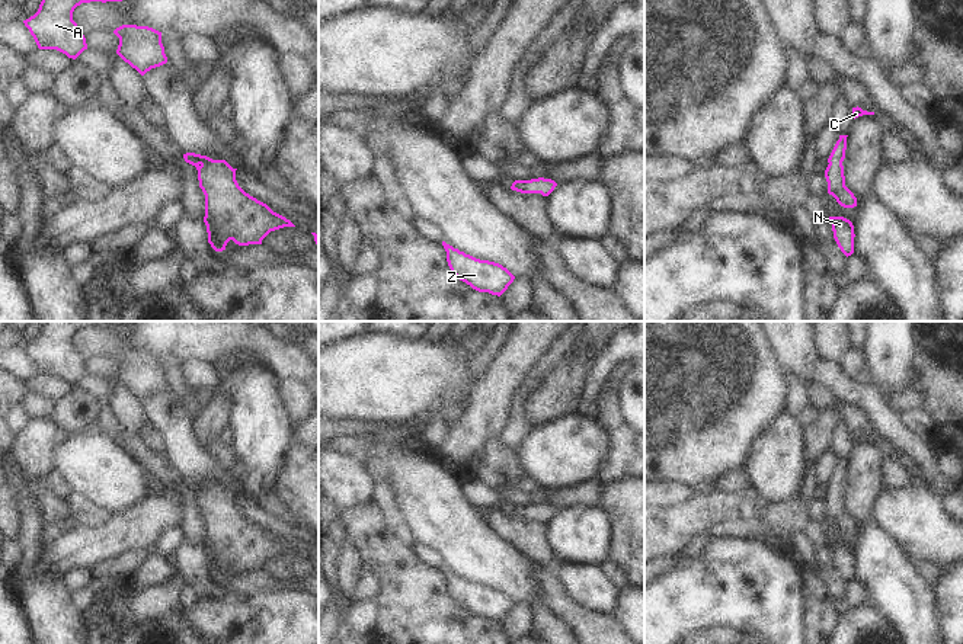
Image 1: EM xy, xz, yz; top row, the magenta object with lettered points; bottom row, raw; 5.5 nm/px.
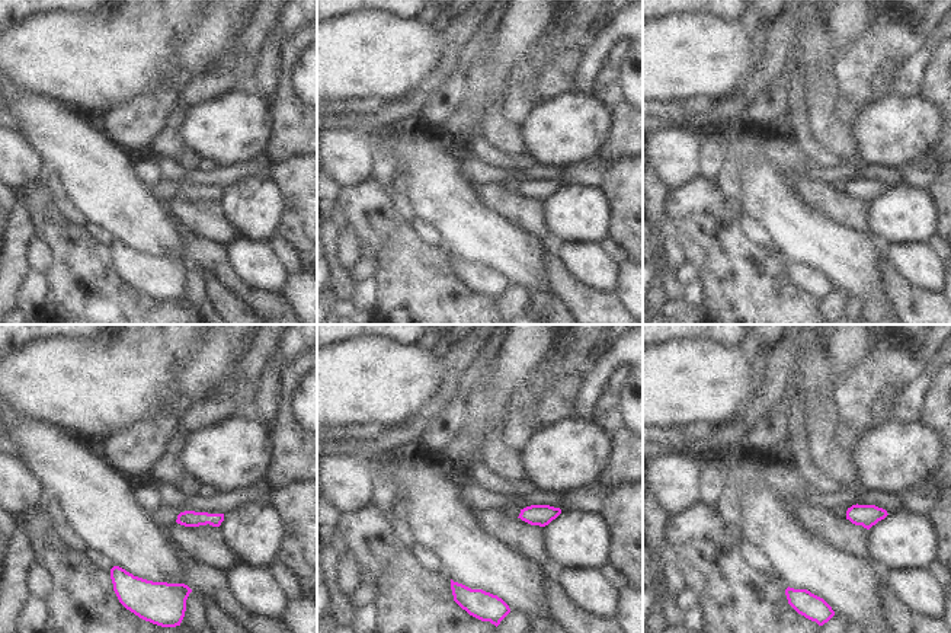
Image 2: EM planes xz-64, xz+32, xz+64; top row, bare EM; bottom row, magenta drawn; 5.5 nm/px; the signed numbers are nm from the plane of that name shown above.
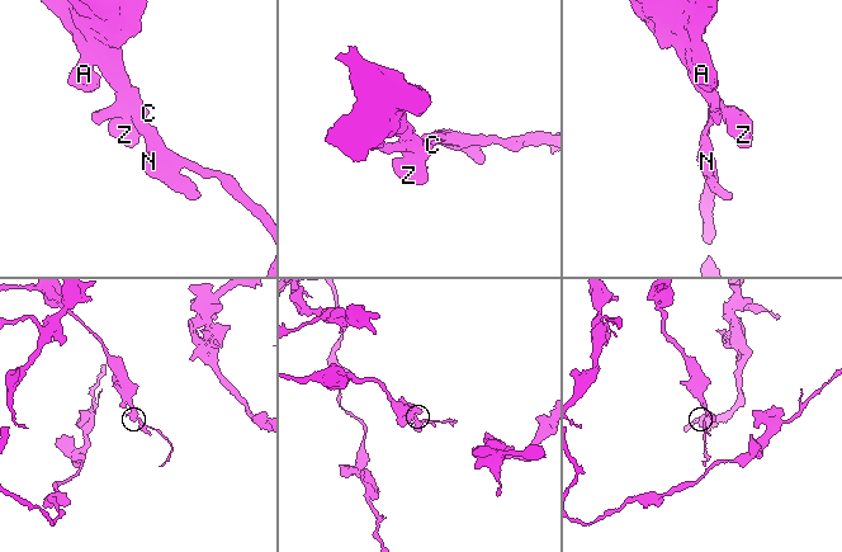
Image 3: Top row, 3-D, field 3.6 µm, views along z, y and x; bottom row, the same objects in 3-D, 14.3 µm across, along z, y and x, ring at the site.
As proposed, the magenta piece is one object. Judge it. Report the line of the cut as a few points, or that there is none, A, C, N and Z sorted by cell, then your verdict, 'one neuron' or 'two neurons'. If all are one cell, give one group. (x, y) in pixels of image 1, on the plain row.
no cut; A C N Z; one neuron

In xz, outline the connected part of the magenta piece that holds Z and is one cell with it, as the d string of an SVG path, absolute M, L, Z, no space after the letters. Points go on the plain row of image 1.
M442 567L451 597L479 618L500 622L514 608L515 602L502 590L480 586Z

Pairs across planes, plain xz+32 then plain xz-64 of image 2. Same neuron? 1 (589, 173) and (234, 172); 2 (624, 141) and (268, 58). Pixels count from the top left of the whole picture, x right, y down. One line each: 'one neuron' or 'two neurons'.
1: one neuron
2: two neurons

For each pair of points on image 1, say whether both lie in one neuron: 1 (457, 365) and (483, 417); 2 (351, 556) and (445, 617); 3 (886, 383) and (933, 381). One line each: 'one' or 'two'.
1: two
2: two
3: two

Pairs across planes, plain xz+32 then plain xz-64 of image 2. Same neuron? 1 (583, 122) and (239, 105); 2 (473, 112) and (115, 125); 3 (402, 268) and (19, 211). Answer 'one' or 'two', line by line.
1: one
2: one
3: two

